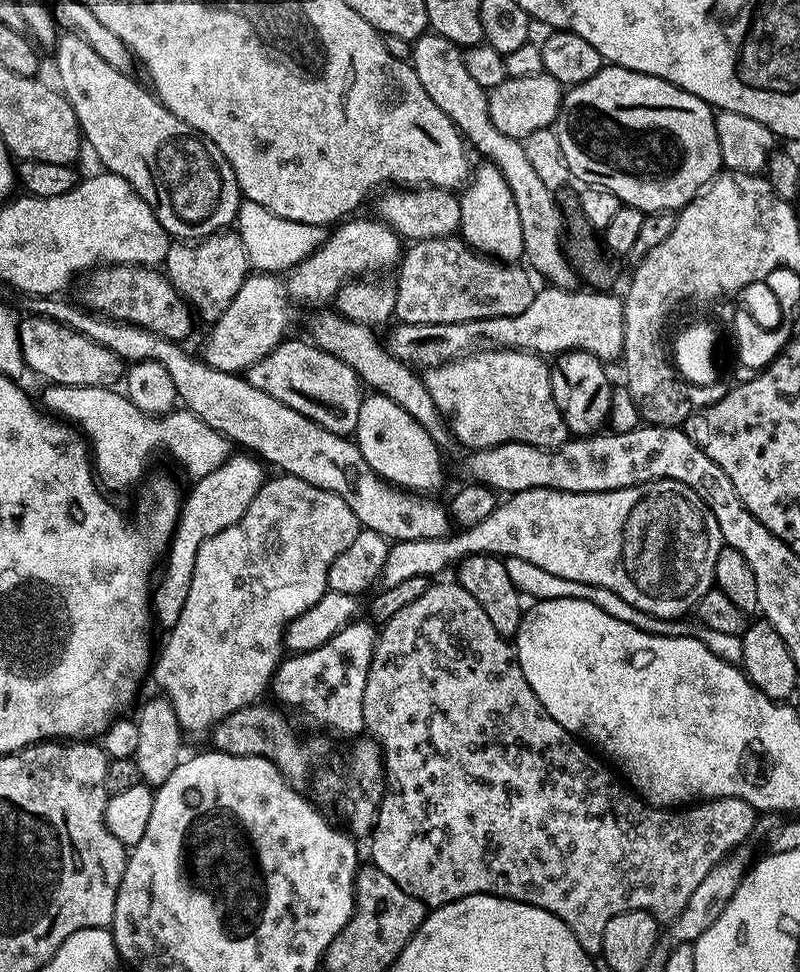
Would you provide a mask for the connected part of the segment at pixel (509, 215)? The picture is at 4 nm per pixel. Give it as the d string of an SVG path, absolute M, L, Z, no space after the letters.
M480 162L470 172L470 179L463 185L460 197L460 231L465 244L474 252L500 262L516 262L524 255L522 222L518 218L518 206L514 206L514 194L506 186L506 178L493 164Z

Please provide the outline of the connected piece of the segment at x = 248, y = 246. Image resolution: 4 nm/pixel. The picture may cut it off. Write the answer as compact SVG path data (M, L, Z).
M241 199L240 210L236 213L236 224L245 253L248 255L248 263L260 274L287 272L316 251L326 239L325 229L321 225L290 222L286 218L278 218L253 200Z

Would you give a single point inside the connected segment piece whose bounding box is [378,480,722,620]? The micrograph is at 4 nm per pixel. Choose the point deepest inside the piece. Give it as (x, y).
(656, 544)

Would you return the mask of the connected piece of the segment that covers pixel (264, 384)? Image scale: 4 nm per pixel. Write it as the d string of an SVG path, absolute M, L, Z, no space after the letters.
M292 339L281 340L280 345L266 354L266 358L246 369L250 386L254 386L254 390L262 390L262 394L270 394L270 398L278 398L278 402L290 406L290 410L298 410L298 414L318 422L326 430L351 437L358 426L358 410L365 397L365 393L360 392L360 375L346 362L317 348L307 339Z

